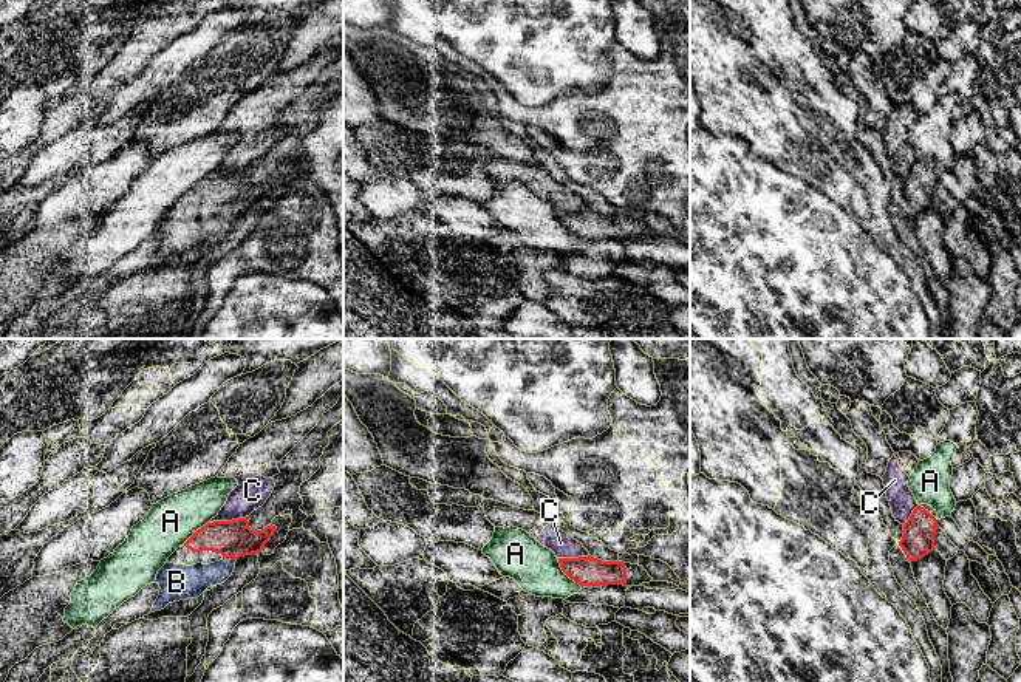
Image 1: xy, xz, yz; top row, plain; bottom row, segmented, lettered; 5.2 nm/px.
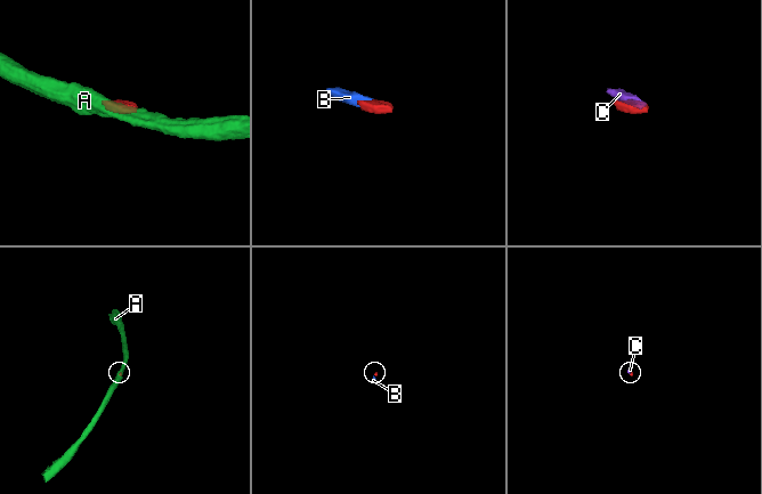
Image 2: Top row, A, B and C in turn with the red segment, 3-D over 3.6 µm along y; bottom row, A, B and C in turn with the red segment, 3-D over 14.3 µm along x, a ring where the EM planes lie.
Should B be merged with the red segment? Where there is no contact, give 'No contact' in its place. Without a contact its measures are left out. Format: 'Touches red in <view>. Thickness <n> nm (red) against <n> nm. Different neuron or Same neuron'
Touches red in xy. Thickness 190 nm (red) against 180 nm. Same neuron

